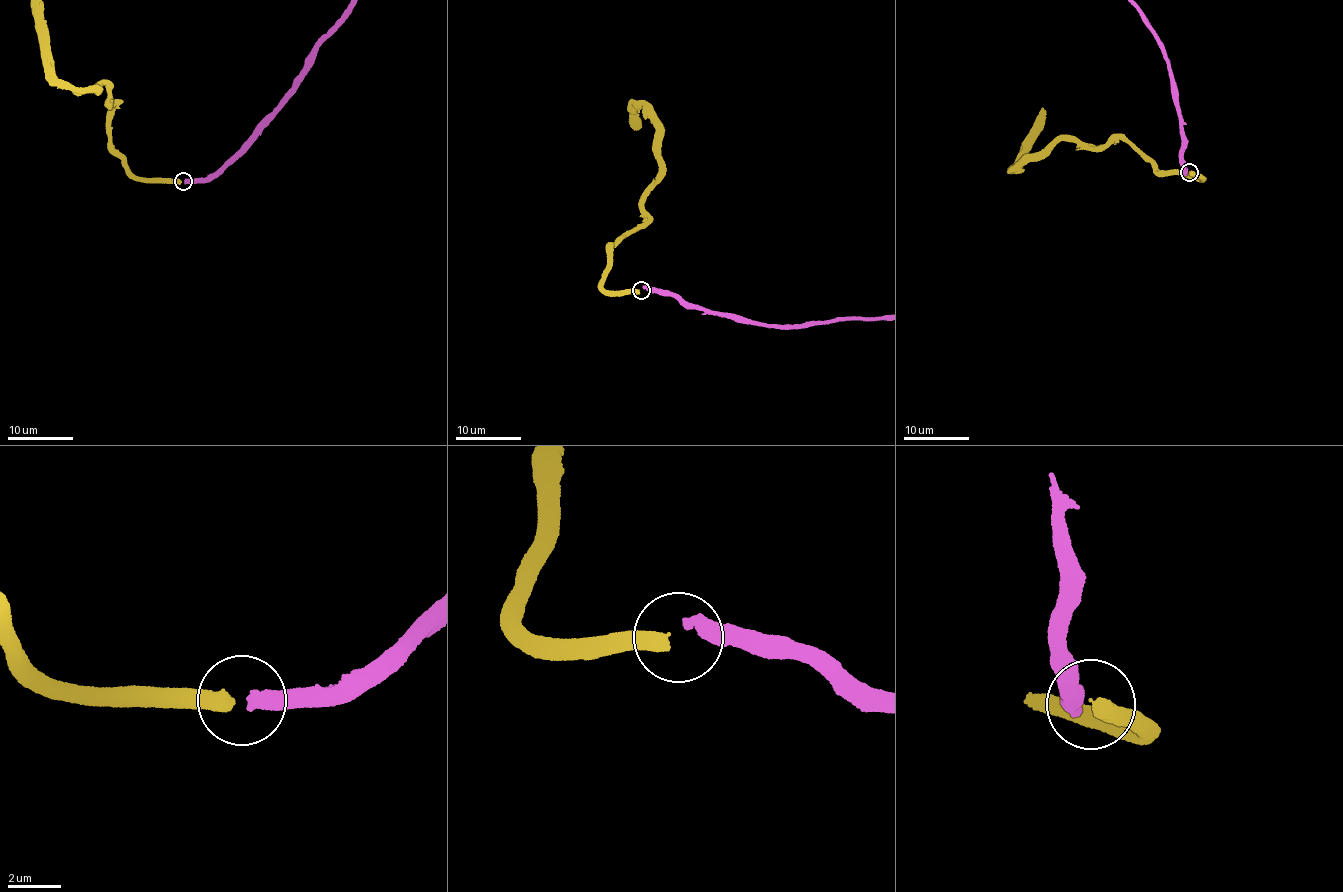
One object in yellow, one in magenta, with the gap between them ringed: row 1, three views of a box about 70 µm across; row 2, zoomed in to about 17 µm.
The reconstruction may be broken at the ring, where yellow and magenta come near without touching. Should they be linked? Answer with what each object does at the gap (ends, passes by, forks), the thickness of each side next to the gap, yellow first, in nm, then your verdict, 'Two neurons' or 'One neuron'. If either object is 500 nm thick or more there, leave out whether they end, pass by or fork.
Thickness 550 nm (yellow) against 500 nm. One neuron

